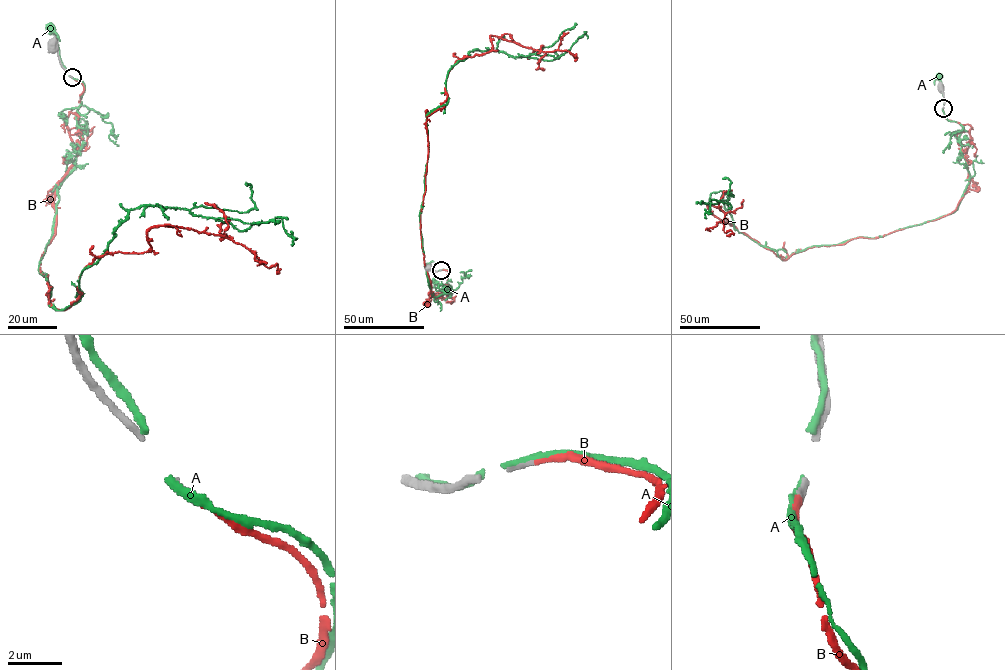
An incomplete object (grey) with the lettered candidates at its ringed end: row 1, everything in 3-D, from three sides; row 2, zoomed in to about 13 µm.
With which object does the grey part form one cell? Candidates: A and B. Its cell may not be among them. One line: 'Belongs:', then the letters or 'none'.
Belongs: B

